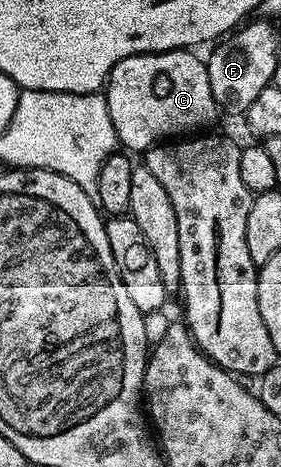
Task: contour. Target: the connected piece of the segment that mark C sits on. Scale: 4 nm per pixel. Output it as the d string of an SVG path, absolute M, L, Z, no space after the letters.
M192 50L144 52L140 56L122 58L122 62L118 62L110 70L106 81L106 99L110 110L110 122L114 122L117 141L129 153L143 154L154 145L167 141L169 138L180 138L185 134L207 129L204 127L218 115L214 94L210 90L208 65L201 57L199 60L195 56L196 54Z

